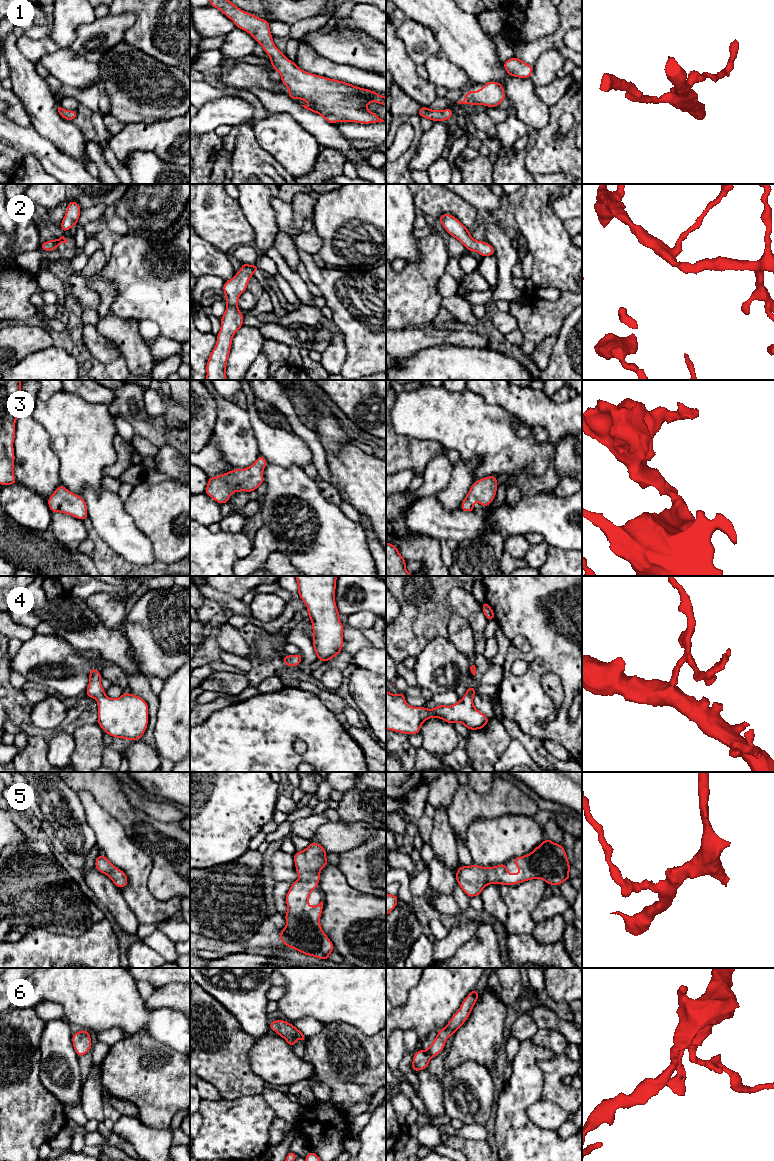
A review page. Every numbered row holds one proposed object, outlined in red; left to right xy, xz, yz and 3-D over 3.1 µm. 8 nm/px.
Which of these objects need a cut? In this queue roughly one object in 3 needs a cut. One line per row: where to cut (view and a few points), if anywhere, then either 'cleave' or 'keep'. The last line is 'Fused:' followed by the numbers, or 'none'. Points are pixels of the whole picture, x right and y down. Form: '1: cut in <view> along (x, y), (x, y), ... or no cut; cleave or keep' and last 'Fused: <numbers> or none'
1: no cut; keep
2: no cut; keep
3: no cut; keep
4: no cut; keep
5: no cut; keep
6: no cut; keep
Fused: none

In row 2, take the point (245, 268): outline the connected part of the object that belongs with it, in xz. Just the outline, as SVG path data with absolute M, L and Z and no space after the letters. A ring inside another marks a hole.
M242 263L235 276L225 281L222 288L226 296L226 310L221 317L221 328L217 334L217 342L211 351L206 364L206 380L227 380L226 364L232 346L232 338L243 326L244 316L239 312L239 296L247 290L252 275L259 271L258 265Z

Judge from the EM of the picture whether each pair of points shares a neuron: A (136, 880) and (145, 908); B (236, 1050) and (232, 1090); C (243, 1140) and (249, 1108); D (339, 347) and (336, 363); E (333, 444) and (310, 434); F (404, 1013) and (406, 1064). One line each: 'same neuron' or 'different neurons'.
A: same neuron
B: same neuron
C: same neuron
D: same neuron
E: different neurons
F: different neurons

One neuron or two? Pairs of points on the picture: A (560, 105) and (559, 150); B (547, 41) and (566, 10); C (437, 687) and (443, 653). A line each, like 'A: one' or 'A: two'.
A: one
B: one
C: one

